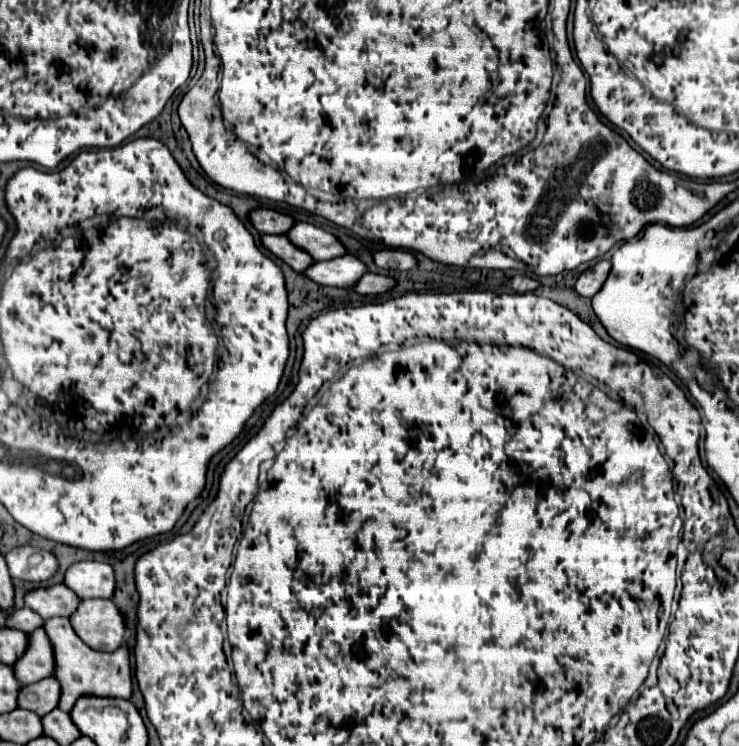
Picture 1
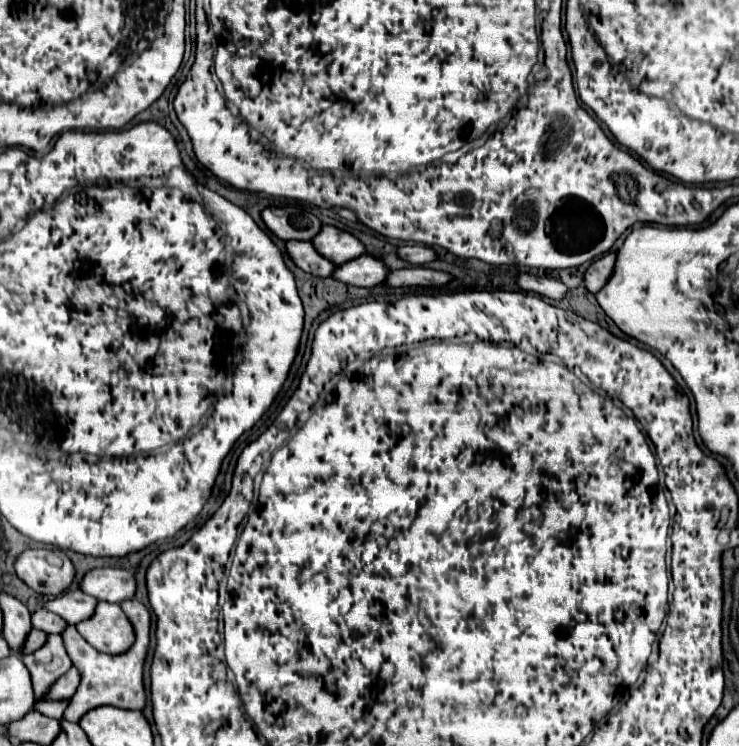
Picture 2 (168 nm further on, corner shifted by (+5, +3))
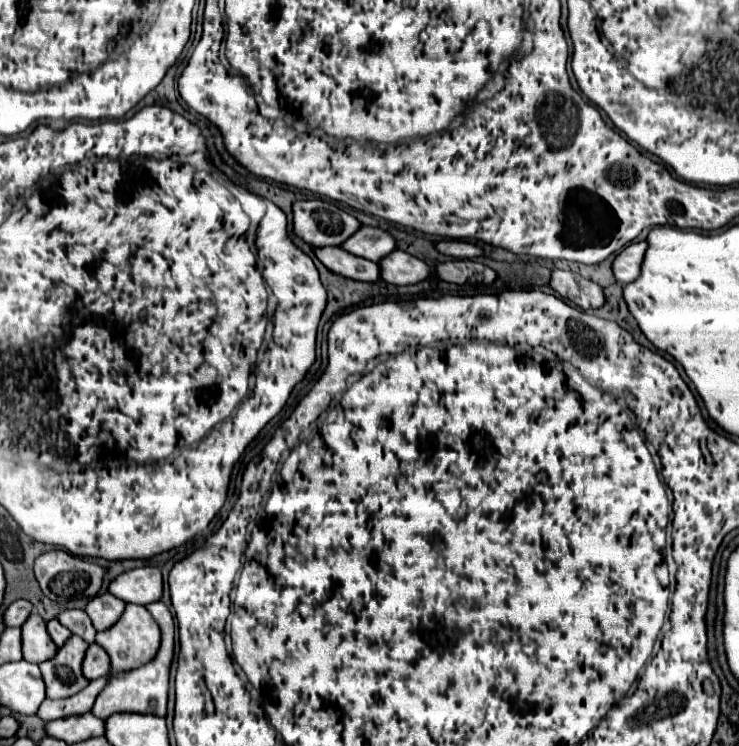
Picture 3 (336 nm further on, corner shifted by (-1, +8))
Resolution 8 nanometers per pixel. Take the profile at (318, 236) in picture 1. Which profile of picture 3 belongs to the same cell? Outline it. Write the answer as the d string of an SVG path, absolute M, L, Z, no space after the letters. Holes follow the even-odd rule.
M364 226L364 230L358 230L358 234L354 234L354 238L350 238L350 242L346 242L344 250L350 250L356 256L376 262L396 250L396 240L390 232L386 232L382 228Z

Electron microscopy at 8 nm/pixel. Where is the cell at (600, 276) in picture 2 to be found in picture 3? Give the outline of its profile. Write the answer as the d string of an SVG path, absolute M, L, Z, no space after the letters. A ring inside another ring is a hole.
M634 242L628 248L624 248L616 260L614 260L614 276L618 278L618 282L622 282L622 286L634 282L640 276L640 266L646 254L648 242Z

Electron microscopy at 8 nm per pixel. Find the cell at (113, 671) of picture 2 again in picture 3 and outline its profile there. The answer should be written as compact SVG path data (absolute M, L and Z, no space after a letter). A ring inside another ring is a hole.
M154 602L146 606L150 614L158 620L160 630L162 630L162 646L158 654L154 656L152 662L138 670L130 670L126 674L118 674L116 678L110 680L110 684L100 692L100 696L94 702L92 712L98 714L98 718L106 720L108 716L116 712L136 712L136 714L154 714L154 716L166 716L168 708L168 680L170 680L170 666L174 658L174 634L176 634L176 624L174 618L164 602Z

